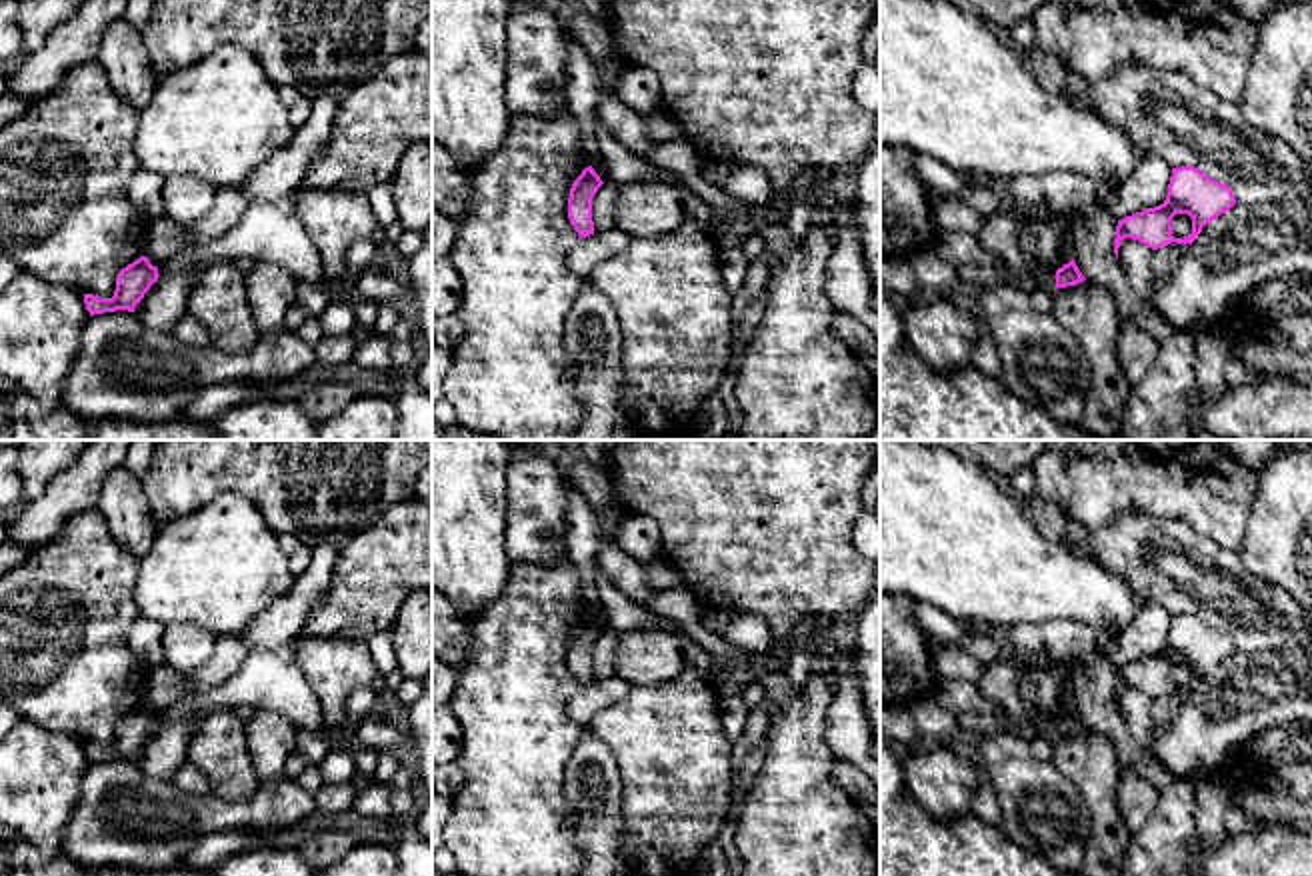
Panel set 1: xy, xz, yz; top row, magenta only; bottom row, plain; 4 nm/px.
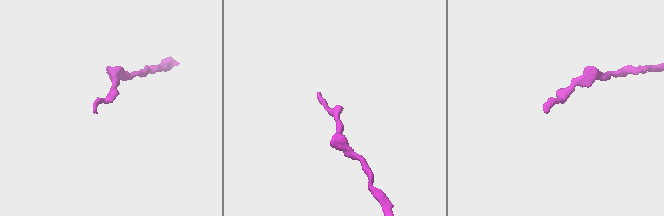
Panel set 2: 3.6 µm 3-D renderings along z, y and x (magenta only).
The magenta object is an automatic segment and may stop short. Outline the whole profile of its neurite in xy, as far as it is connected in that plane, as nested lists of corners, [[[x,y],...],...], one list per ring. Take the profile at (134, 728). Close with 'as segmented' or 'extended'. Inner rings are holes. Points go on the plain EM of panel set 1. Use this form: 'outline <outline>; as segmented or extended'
outline [[[146,704],[120,718],[112,746],[84,742],[84,752],[90,764],[128,758],[134,760],[136,752],[144,746],[150,734],[158,728],[158,716]]]; as segmented

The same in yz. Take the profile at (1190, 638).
outline [[[1194,614],[1172,616],[1166,648],[1160,654],[1146,656],[1132,664],[1118,668],[1114,702],[1124,686],[1138,688],[1152,698],[1176,692],[1192,692],[1202,676],[1228,660],[1236,652],[1232,638],[1208,626]],[[1188,662],[1192,666],[1192,680],[1184,686],[1172,684],[1172,666]]]; as segmented

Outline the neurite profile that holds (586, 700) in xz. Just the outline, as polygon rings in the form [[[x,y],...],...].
[[[610,676],[606,680],[594,680],[586,686],[580,686],[566,704],[566,714],[572,722],[588,728],[590,720],[612,704],[620,702],[634,688],[622,676]]]

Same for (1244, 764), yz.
[[[1244,750],[1236,756],[1236,760],[1230,764],[1230,768],[1224,770],[1222,774],[1228,774],[1230,770],[1244,776],[1246,782],[1252,782],[1254,778],[1258,778],[1264,772],[1256,766],[1254,756],[1246,754]]]

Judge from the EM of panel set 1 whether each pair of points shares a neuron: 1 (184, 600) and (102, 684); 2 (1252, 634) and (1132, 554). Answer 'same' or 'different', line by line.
1: different
2: same

